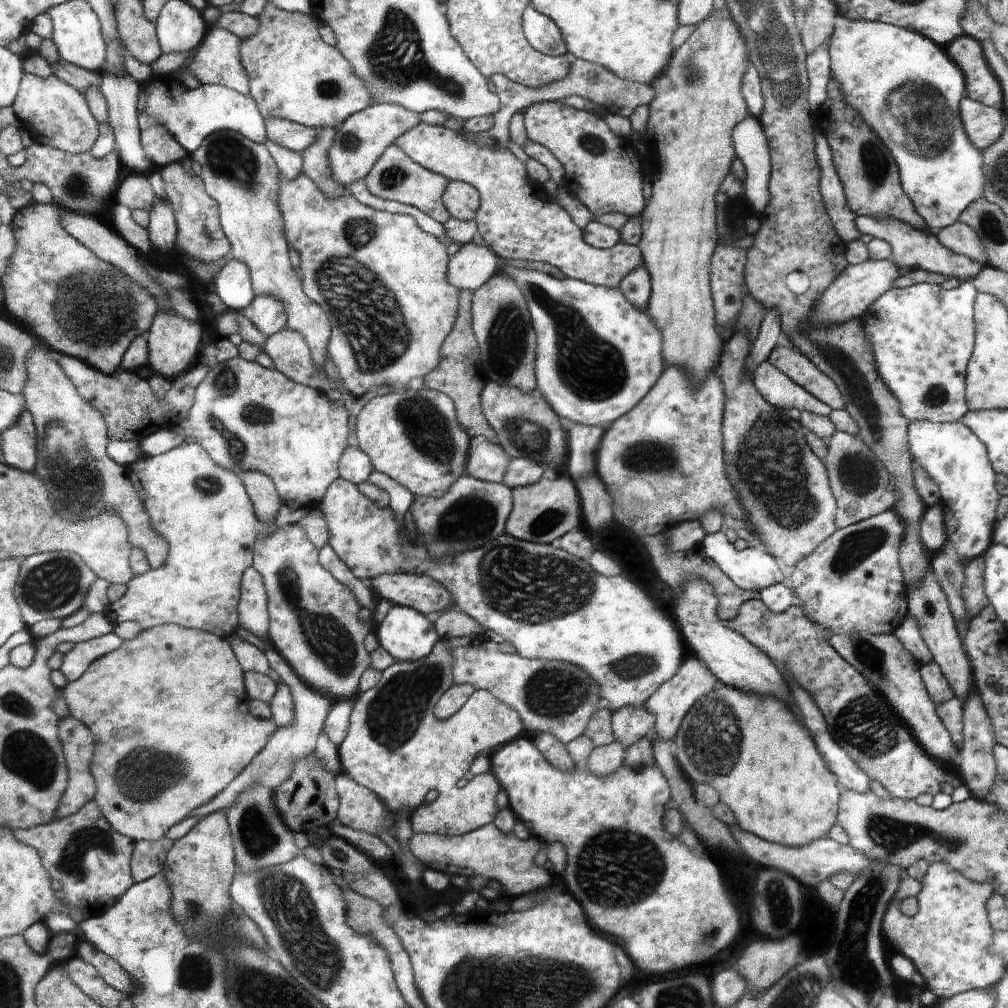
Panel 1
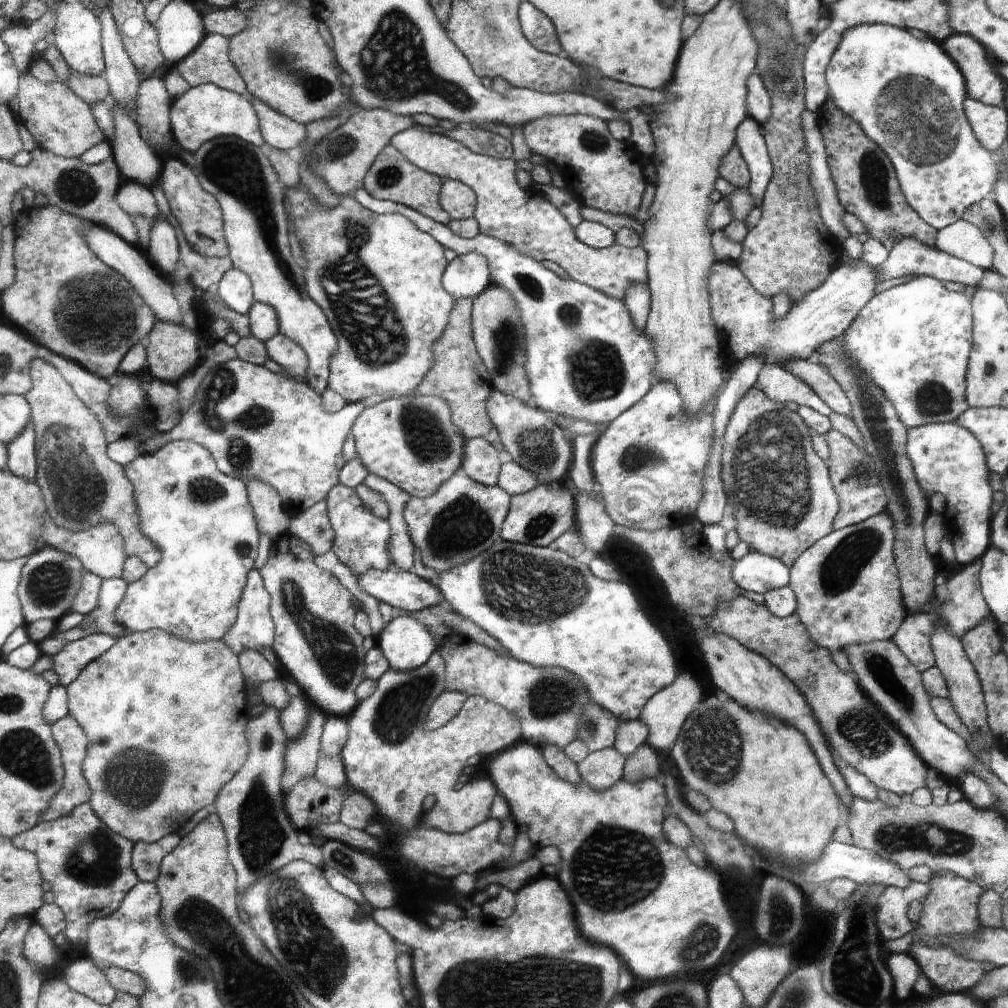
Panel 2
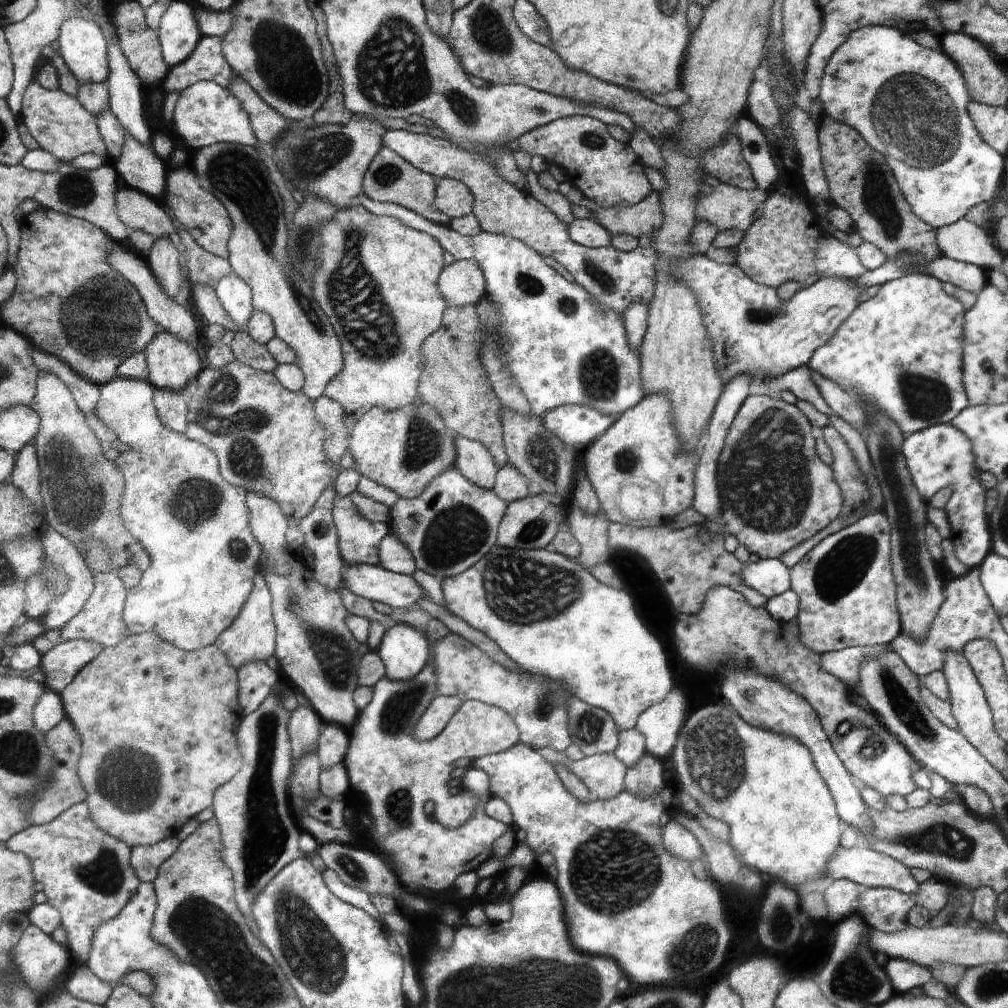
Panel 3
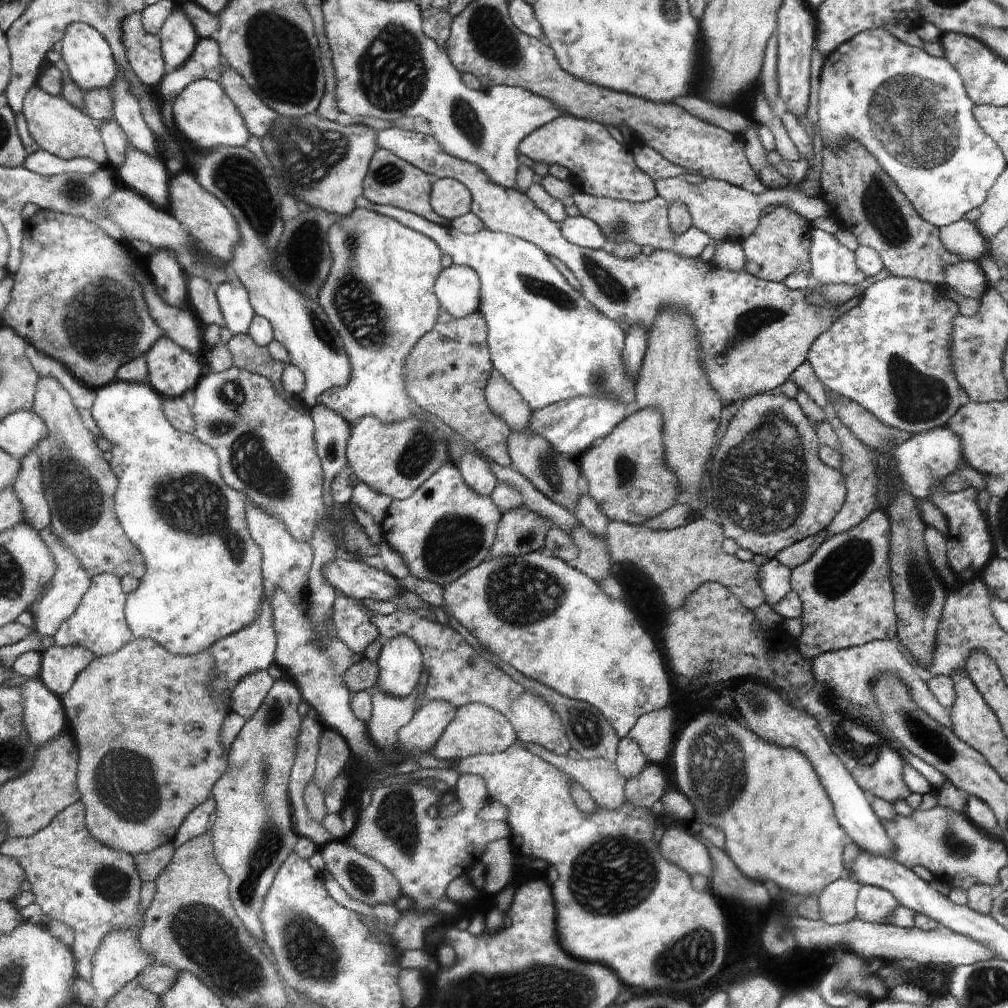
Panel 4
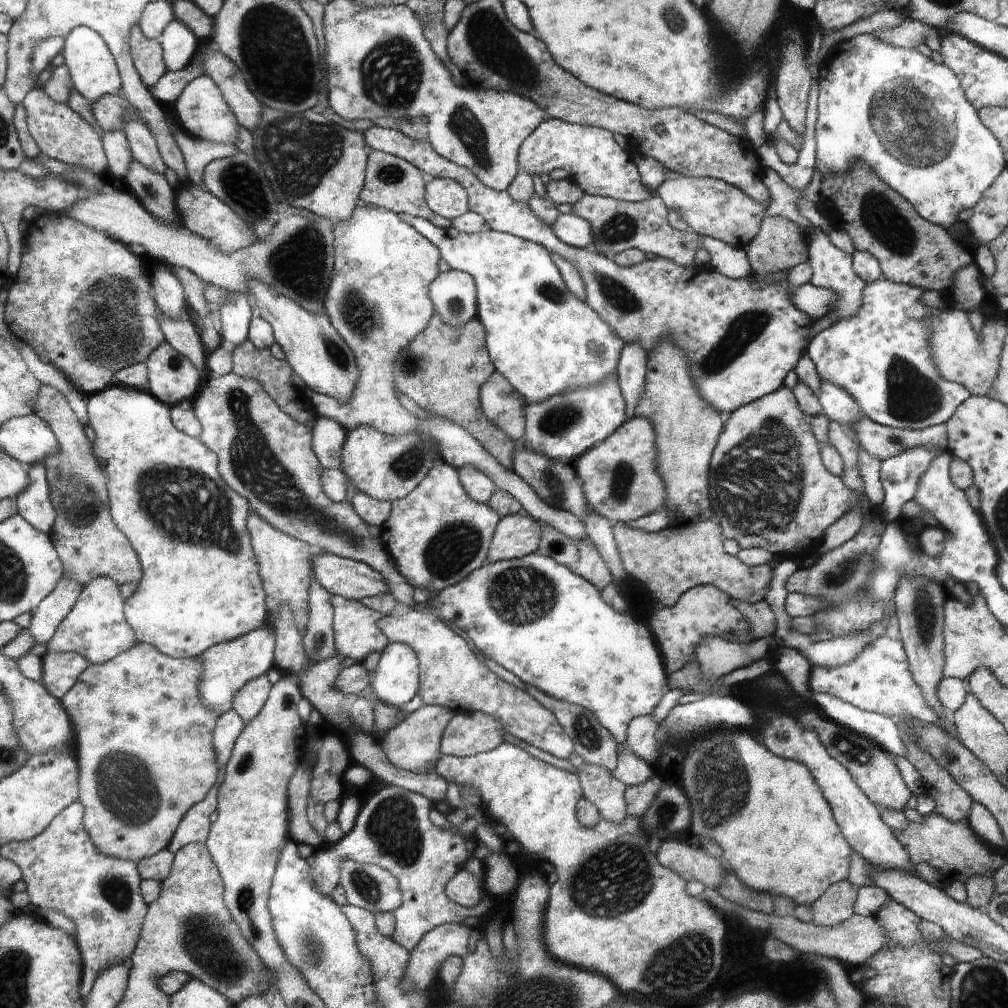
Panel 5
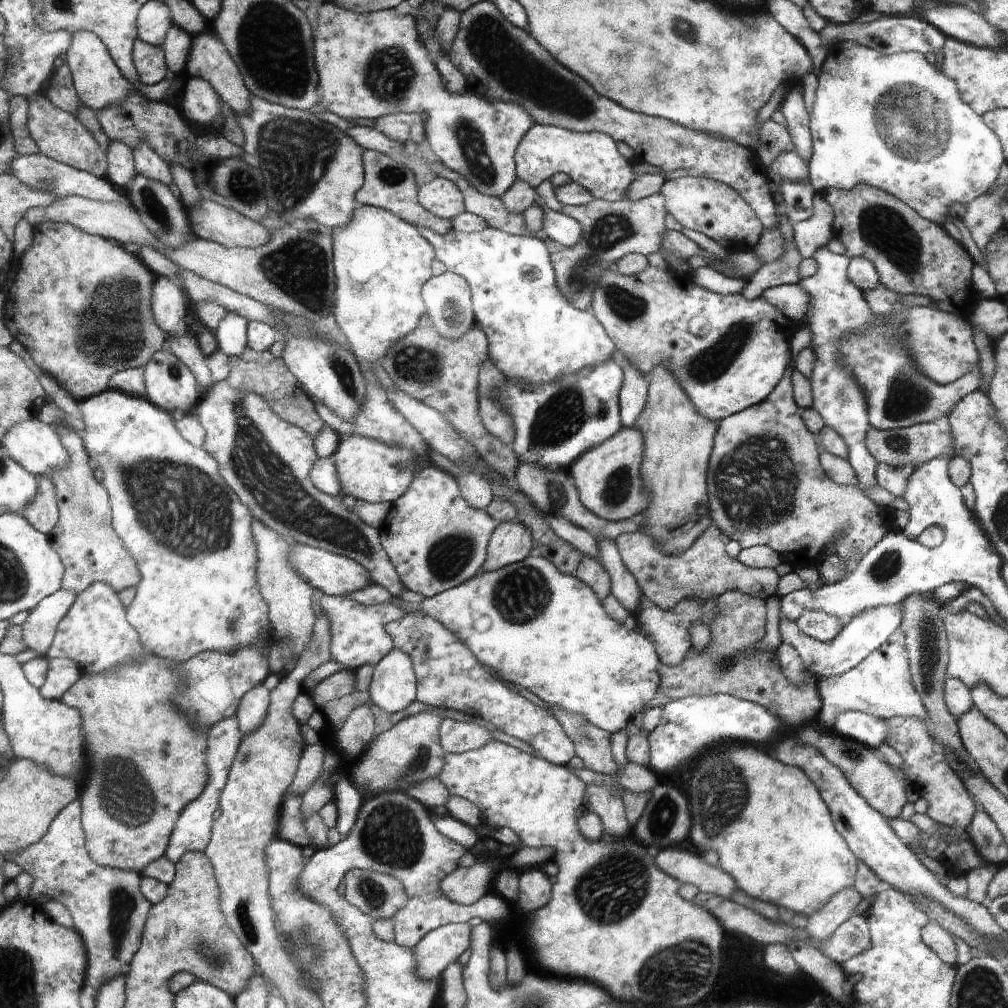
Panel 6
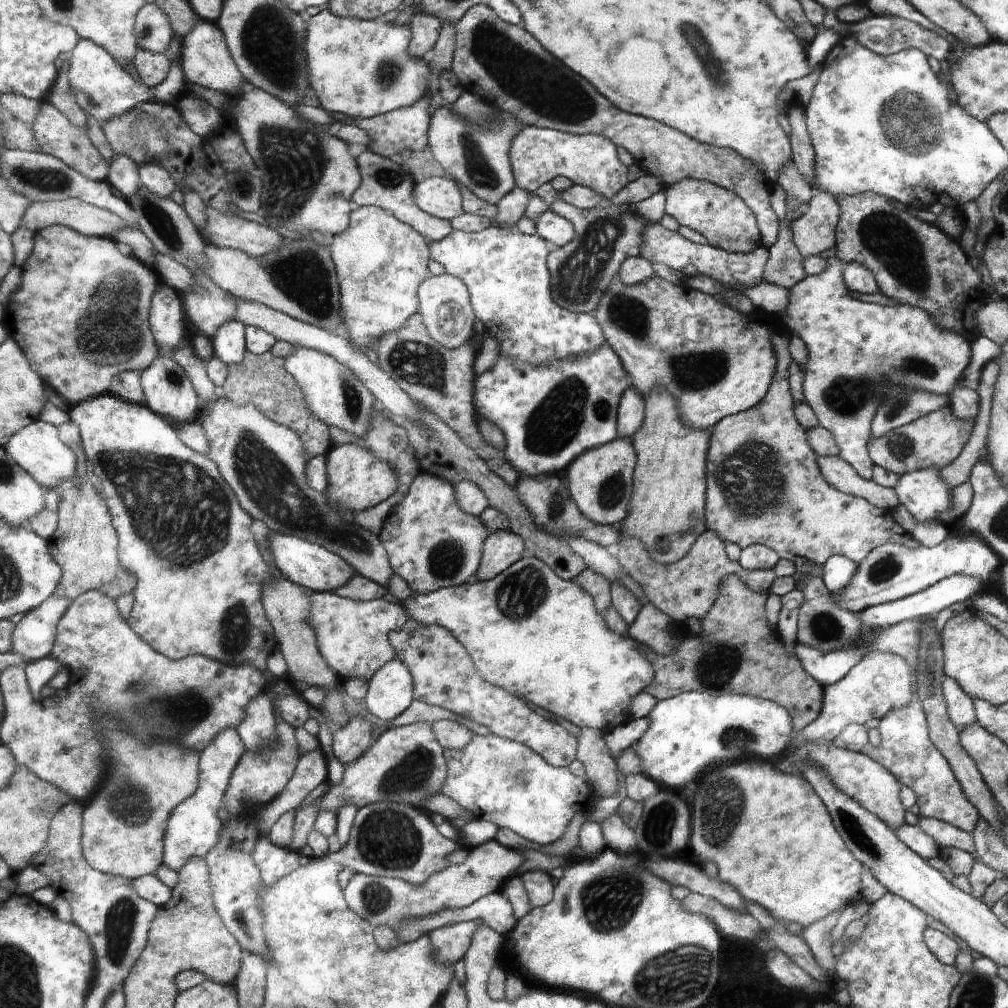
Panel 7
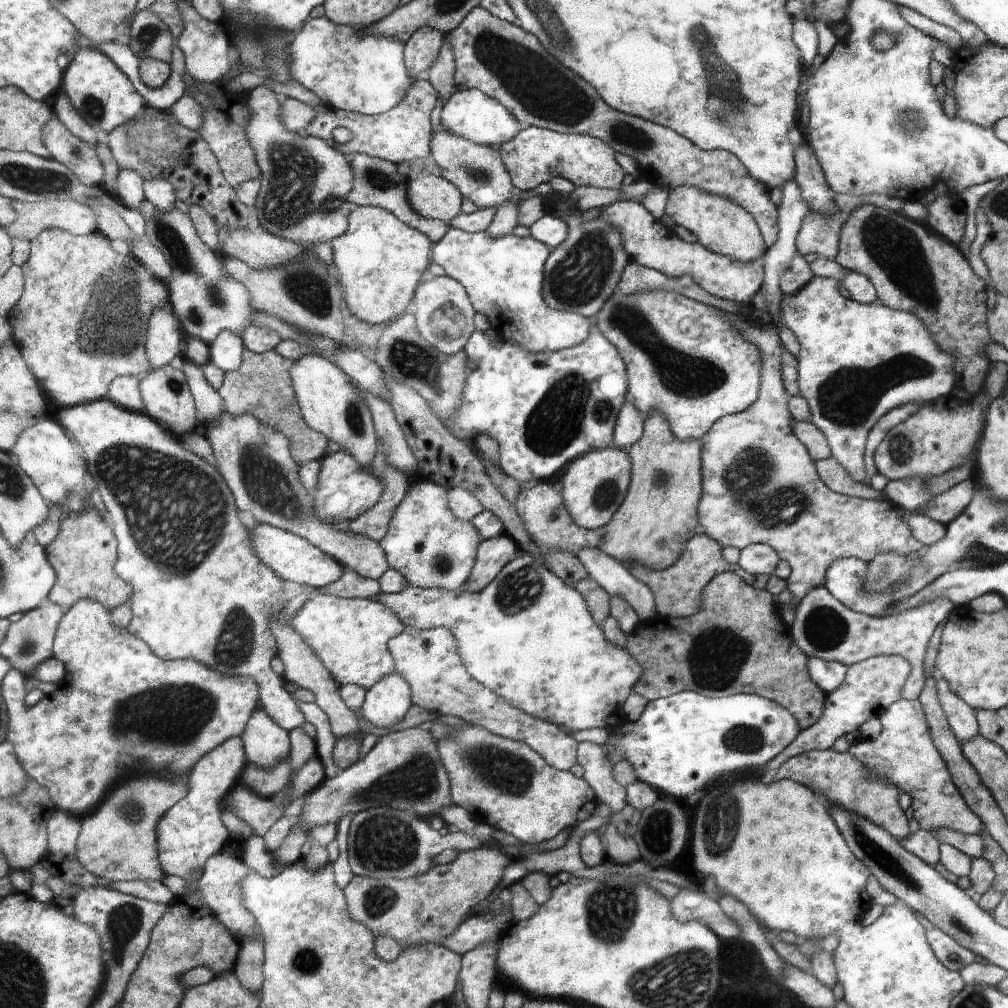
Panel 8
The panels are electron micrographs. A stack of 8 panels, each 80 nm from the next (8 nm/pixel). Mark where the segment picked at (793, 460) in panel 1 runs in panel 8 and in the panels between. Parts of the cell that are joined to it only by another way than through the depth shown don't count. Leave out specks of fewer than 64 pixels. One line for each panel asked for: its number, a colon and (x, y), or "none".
2: (781, 516)
3: (770, 510)
4: (779, 492)
5: (767, 446)
6: (766, 487)
7: (764, 487)
8: (753, 461)

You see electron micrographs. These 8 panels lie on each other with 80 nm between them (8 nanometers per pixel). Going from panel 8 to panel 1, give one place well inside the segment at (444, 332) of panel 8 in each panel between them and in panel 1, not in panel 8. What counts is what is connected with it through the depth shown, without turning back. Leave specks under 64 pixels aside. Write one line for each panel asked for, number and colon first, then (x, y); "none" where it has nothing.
1: (471, 266)
2: (467, 275)
3: (462, 283)
4: (458, 289)
5: (455, 295)
6: (449, 299)
7: (447, 313)

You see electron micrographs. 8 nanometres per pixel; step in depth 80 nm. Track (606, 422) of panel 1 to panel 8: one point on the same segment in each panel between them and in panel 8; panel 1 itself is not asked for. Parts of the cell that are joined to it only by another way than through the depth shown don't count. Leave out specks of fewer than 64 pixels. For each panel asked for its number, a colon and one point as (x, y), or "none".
2: (586, 359)
3: (565, 347)
4: (546, 338)
5: (542, 339)
6: (536, 335)
7: (507, 272)
8: (504, 275)

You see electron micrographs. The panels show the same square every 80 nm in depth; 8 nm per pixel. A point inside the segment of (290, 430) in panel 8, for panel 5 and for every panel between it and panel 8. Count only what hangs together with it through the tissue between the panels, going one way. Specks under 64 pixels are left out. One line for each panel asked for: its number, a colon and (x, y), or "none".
5: (274, 374)
6: (260, 371)
7: (263, 380)

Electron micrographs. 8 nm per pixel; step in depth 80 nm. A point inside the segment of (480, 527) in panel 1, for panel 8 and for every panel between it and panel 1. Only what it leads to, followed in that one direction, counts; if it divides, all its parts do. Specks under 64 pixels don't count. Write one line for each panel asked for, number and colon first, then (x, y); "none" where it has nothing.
2: (463, 518)
3: (454, 523)
4: (445, 528)
5: (437, 536)
6: (436, 540)
7: (432, 543)
8: (426, 542)

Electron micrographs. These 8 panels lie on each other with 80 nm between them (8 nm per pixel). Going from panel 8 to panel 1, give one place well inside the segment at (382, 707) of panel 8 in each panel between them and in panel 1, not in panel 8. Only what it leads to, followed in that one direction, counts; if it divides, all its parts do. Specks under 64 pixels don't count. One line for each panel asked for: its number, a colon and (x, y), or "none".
1: (405, 633)
2: (407, 643)
3: (404, 650)
4: (401, 659)
5: (396, 680)
6: (394, 685)
7: (390, 692)

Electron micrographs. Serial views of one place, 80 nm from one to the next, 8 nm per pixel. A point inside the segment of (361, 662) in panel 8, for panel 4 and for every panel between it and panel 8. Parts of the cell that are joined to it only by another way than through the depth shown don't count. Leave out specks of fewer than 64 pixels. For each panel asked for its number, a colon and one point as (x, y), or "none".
4: (352, 623)
5: (357, 629)
6: (359, 636)
7: (353, 637)

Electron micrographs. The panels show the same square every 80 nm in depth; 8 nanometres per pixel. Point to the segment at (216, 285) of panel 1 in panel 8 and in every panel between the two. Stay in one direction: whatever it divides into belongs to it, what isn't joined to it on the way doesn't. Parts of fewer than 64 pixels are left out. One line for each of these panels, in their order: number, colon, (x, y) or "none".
2: (234, 289)
3: (235, 295)
4: (233, 299)
5: (236, 313)
6: (231, 333)
7: (230, 346)
8: (227, 350)

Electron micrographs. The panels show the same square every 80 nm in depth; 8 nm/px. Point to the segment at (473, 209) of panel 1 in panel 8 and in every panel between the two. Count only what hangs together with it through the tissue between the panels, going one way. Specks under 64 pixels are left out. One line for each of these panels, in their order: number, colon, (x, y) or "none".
2: (459, 200)
3: (453, 198)
4: (451, 199)
5: (448, 198)
6: (440, 196)
7: (441, 196)
8: (433, 196)

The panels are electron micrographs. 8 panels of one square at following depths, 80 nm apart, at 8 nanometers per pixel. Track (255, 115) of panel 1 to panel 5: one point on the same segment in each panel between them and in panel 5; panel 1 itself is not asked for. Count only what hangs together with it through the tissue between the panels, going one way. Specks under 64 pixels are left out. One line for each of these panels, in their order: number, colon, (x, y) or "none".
2: (204, 112)
3: (205, 113)
4: (203, 112)
5: (201, 111)

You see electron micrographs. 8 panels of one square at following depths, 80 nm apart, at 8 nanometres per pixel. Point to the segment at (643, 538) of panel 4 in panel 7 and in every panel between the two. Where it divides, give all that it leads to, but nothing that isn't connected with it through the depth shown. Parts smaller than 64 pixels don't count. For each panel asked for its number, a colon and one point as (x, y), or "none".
5: (670, 563)
6: (703, 570)
7: (689, 587)

